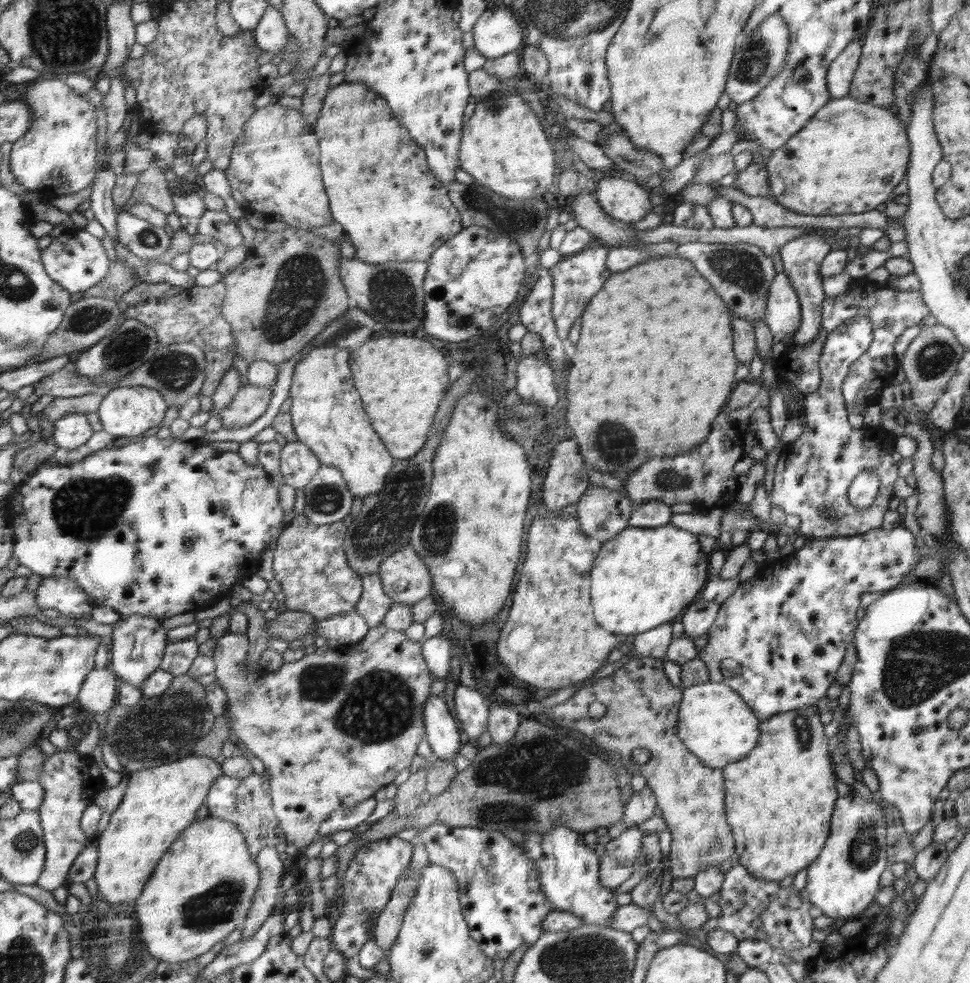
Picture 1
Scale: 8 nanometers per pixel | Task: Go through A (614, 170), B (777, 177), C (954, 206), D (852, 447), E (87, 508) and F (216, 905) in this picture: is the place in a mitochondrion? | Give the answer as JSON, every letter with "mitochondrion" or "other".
{"A":"other","B":"other","C":"other","D":"other","E":"mitochondrion","F":"mitochondrion"}

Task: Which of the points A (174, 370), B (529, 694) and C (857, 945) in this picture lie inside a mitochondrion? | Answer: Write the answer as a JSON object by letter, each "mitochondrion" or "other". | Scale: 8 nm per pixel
{"A":"mitochondrion","B":"other","C":"other"}

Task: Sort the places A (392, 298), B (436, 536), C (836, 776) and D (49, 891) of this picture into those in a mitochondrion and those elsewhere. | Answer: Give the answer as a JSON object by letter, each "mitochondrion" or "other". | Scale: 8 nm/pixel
{"A":"mitochondrion","B":"mitochondrion","C":"other","D":"other"}

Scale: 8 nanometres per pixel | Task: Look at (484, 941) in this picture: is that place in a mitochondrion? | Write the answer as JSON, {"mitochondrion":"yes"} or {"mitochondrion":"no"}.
{"mitochondrion":"no"}

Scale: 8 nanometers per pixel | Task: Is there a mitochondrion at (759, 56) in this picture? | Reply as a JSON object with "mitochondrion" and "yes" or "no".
{"mitochondrion":"yes"}

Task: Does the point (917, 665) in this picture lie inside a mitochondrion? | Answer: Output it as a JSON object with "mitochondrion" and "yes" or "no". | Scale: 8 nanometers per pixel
{"mitochondrion":"yes"}

